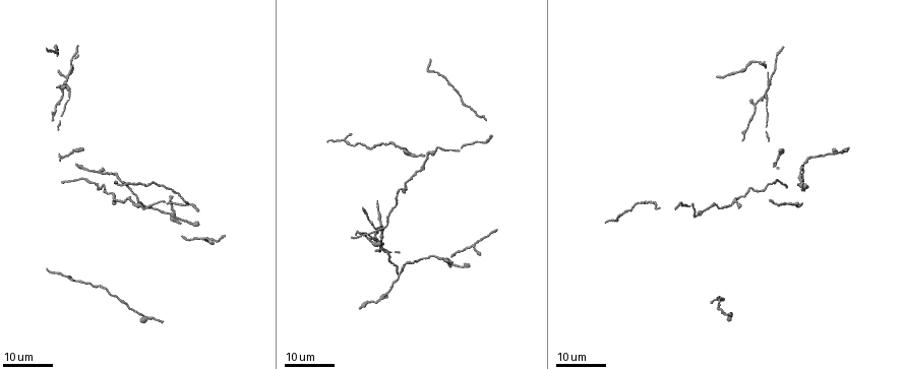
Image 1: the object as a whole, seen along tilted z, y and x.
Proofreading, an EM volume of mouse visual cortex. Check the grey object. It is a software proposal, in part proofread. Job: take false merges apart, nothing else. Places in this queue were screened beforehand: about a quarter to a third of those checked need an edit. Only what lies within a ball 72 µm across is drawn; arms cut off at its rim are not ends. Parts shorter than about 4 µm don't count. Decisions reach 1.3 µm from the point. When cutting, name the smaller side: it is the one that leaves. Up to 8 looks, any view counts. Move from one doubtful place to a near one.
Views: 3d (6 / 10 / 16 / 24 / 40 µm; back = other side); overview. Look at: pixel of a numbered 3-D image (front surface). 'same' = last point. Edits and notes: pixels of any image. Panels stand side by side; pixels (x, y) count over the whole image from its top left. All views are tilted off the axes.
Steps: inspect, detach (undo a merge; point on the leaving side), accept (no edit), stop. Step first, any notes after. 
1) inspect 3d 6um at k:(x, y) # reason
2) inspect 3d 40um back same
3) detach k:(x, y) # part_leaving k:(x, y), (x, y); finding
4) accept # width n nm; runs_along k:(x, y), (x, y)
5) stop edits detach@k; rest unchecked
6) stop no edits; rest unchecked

inspect 3d 16um at 1:(774, 182)

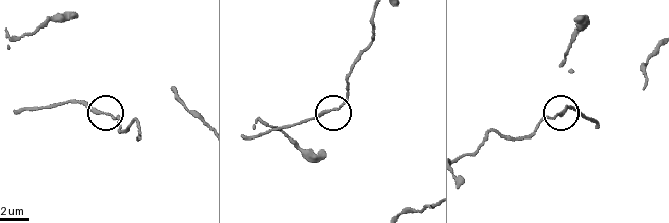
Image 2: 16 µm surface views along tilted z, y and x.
inspect 3d 6um at 2:(108, 114)

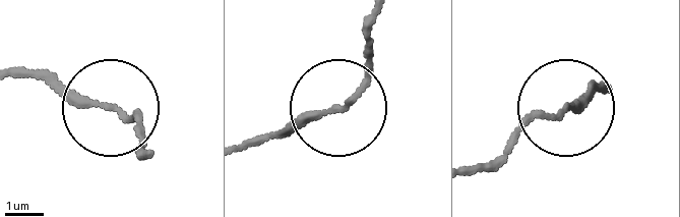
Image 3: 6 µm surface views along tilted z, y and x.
inspect 3d 6um back at 3:(113, 110) # other side

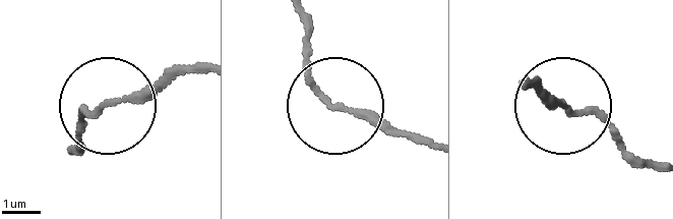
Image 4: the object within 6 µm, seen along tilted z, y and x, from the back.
accept # width 130 nm; runs_along 4:(304, 53), (314, 86), (340, 110), (431, 138); one neuron here

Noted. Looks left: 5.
inspect 3d 16um at 1:(60, 158) # sudden change in width

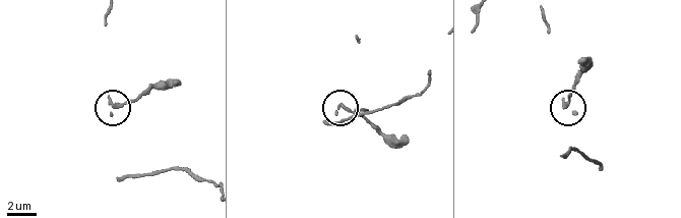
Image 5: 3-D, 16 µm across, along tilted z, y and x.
inspect 3d 10um at 5:(111, 100)

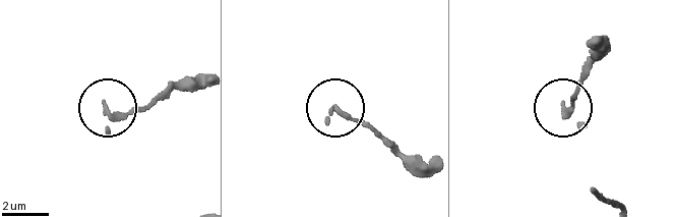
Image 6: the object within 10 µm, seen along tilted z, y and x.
detach 6:(138, 108) # width 180 nm; part_leaving 6:(107, 108), (130, 111), (177, 88), (201, 87); two neurons meet here

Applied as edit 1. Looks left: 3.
inspect overview # see it whole again

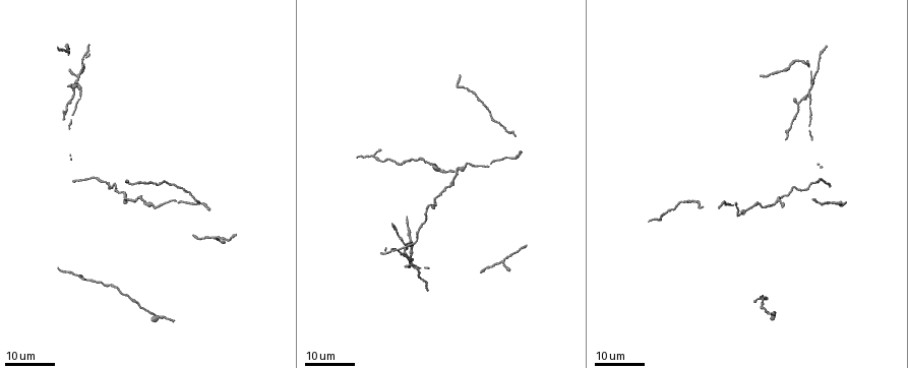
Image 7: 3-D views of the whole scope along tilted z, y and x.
inspect 3d 24um at 7:(773, 205) # thin neck

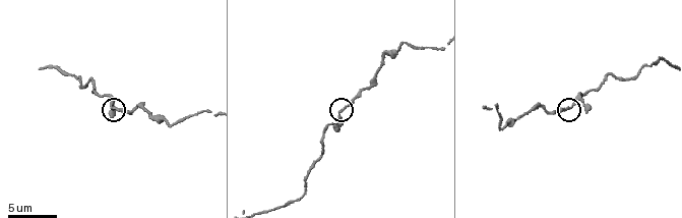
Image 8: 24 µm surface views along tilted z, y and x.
inspect 3d 6um at 8:(568, 106) # zoom in

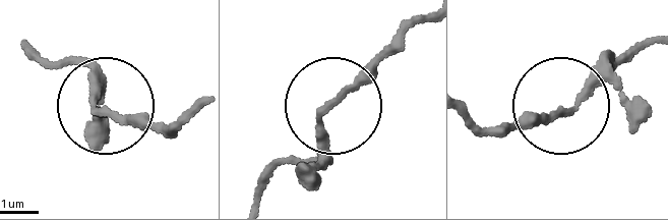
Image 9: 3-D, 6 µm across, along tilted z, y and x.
accept # width 170 nm; runs_along 9:(263, 196), (286, 162), (317, 147), (326, 112), (392, 41); one neuron here

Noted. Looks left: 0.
stop edits detach@6; rest unchecked

